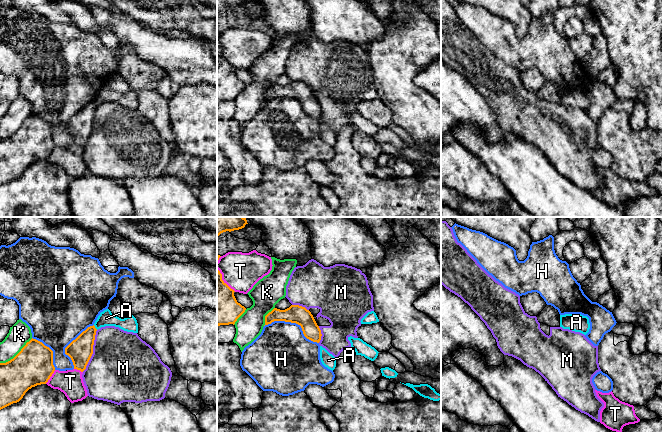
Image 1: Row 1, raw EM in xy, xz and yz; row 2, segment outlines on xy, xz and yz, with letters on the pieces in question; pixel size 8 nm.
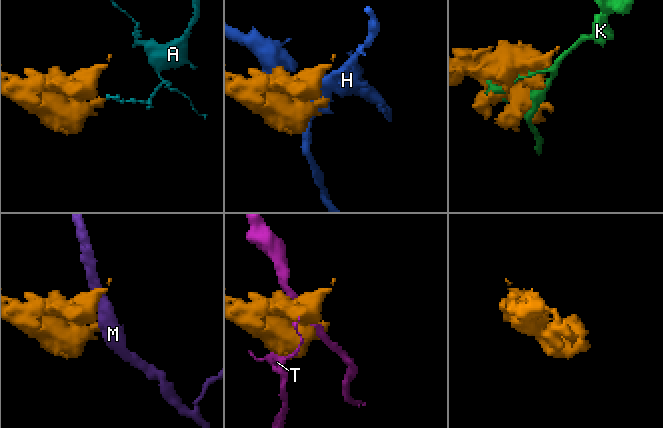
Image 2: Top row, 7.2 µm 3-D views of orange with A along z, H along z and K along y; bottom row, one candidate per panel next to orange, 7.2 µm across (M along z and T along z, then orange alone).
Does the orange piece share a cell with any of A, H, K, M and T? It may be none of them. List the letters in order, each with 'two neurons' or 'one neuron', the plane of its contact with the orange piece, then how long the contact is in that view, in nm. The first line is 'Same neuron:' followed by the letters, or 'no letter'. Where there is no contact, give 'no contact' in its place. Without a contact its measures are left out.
Same neuron: no letter
A: two neurons | xy | 50 nm
H: two neurons | xz | 460 nm
K: two neurons | xy | 340 nm
M: two neurons | xy | 360 nm
T: two neurons | xy | 140 nm

